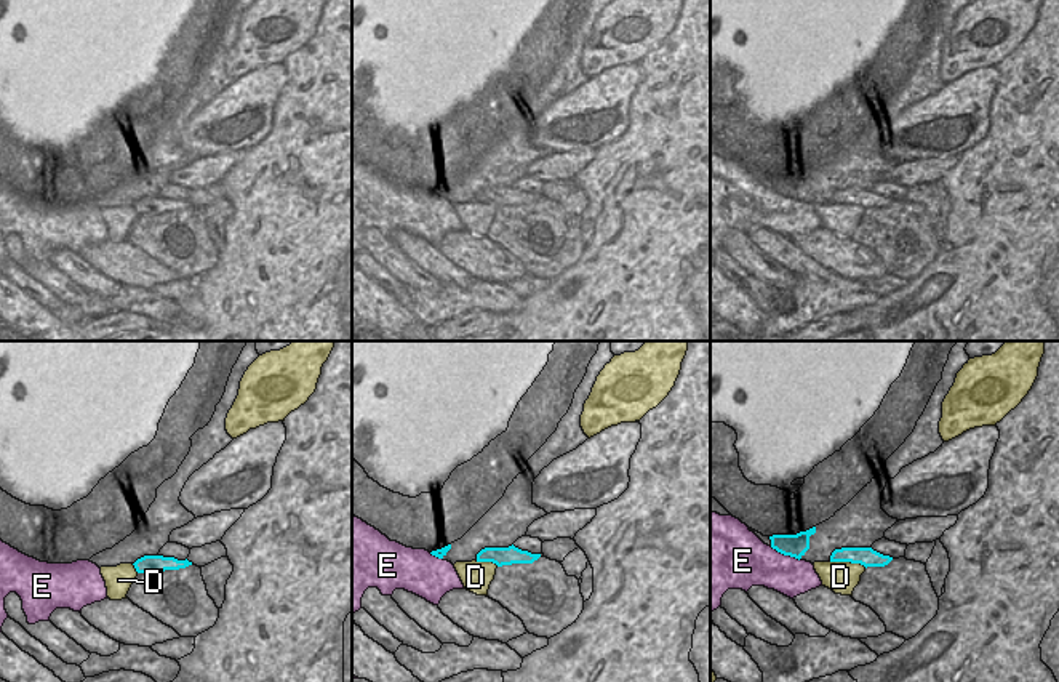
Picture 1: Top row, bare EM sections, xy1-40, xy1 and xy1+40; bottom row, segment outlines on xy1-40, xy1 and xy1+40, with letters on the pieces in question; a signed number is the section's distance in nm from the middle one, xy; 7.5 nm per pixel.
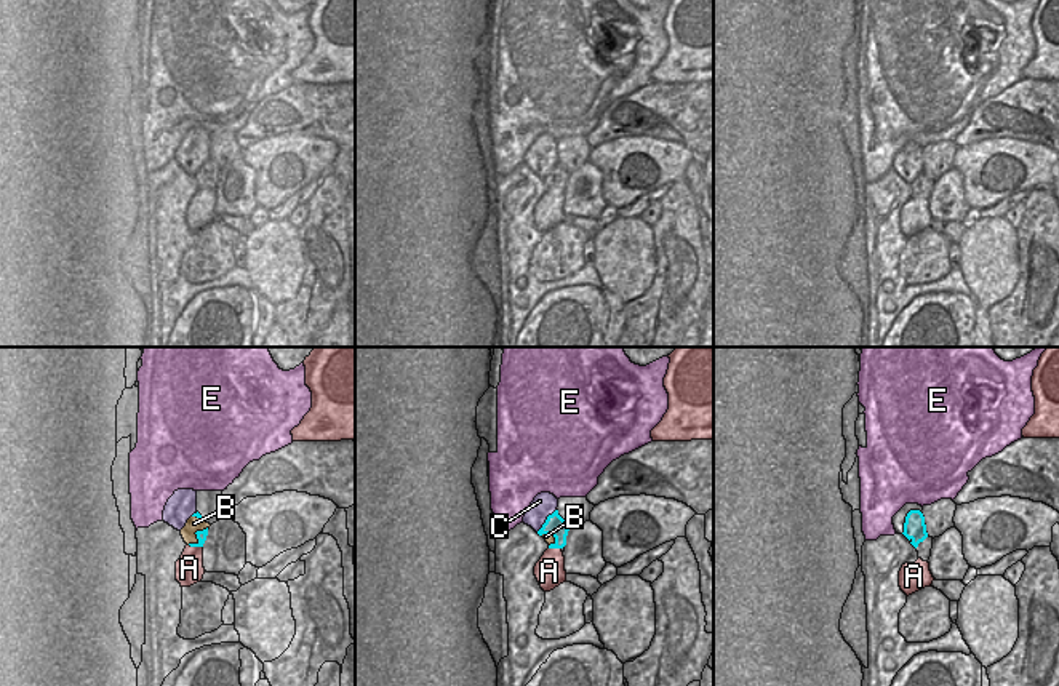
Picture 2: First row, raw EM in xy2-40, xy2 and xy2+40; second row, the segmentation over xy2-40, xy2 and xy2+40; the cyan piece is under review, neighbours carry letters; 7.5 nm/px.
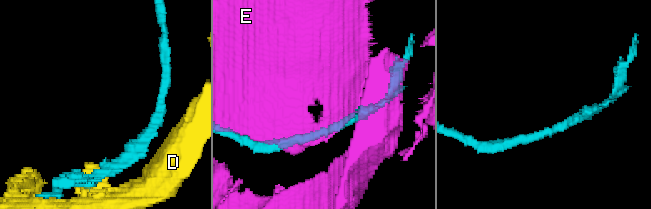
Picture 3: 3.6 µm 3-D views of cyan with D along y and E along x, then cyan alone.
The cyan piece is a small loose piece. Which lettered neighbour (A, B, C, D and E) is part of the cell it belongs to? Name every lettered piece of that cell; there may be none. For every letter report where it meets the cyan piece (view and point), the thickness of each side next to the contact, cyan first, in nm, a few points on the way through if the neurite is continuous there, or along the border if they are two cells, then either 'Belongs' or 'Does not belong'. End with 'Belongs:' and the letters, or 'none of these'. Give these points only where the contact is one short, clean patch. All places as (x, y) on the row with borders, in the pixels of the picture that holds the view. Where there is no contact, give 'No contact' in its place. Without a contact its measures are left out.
A: Touches cyan at xy2-40 (195, 546). Thickness 70 nm (cyan) against 220 nm. Boundary: xy2-40 (189, 544), (202, 547). Does not belong
B: Touches cyan at xy2-40 (197, 536). Thickness 70 nm (cyan) against 110 nm. Does not belong
C: Touches cyan at xy2 (546, 520). Thickness 150 nm (cyan) against 180 nm. Belongs
D: Touches cyan at xy1+40 (848, 561). Thickness 140 nm (cyan) against 240 nm. Does not belong
E: Touches cyan at xy1+40 (786, 554). Thickness 170 nm (cyan) against 340 nm. Does not belong
Belongs: C.

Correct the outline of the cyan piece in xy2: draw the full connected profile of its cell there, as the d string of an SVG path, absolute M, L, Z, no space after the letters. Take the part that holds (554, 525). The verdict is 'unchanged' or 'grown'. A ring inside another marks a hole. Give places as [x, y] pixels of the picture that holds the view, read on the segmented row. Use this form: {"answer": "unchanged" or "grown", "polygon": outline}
{"answer": "grown", "polygon": "M541 493L528 507L523 523L531 526L539 536L550 534L555 542L549 548L563 548L566 545L568 524L558 515L558 499L550 493Z"}

